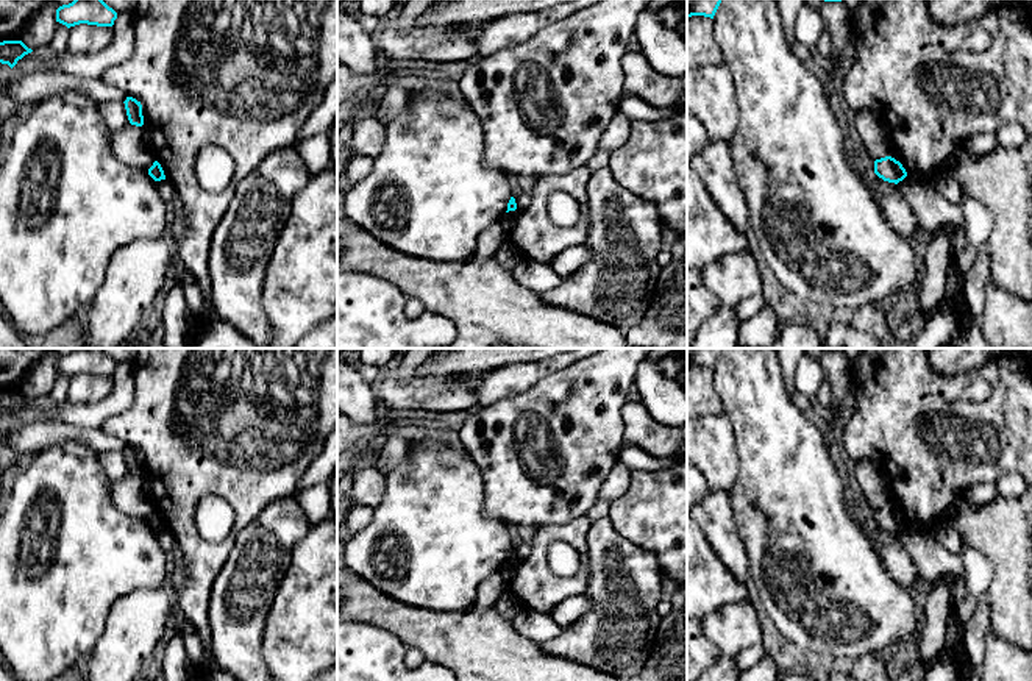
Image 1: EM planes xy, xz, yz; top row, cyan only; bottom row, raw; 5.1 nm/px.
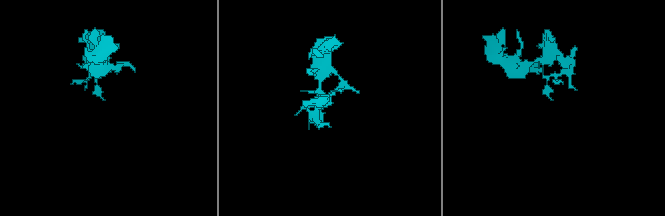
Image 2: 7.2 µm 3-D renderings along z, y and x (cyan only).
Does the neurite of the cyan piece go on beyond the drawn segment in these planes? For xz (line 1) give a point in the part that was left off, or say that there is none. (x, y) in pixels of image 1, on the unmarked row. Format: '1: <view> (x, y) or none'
1: none

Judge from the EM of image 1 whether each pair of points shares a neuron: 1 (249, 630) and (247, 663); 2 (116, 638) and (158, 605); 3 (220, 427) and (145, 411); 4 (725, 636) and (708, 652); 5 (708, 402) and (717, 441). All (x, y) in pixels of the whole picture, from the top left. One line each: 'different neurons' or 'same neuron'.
1: same neuron
2: same neuron
3: same neuron
4: different neurons
5: different neurons

